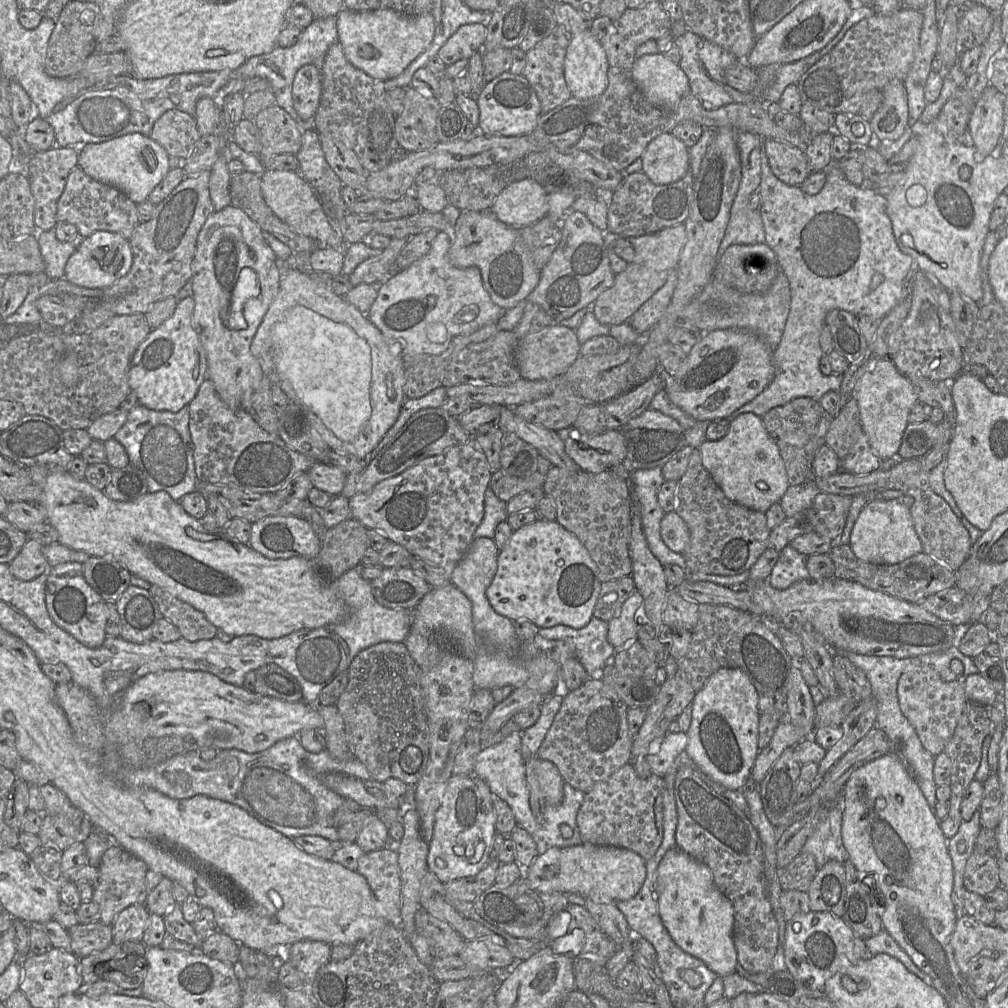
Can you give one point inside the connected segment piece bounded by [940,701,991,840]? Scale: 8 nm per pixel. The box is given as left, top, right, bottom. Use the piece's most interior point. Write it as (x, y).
(964, 749)

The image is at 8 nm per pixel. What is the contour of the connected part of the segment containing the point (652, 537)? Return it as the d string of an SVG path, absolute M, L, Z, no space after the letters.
M662 467L633 471L630 476L632 503L635 501L641 514L643 531L652 554L663 567L674 564L686 570L683 555L669 549L661 537L660 525L666 513L660 507L657 495L664 481Z

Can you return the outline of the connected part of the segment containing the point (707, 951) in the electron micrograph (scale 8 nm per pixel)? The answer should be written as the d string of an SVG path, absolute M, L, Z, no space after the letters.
M678 847L668 850L657 869L654 884L659 915L675 944L700 959L723 978L736 971L737 952L733 940L734 908L717 888L710 868Z

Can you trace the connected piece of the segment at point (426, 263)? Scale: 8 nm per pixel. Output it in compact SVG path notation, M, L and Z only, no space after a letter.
M439 231L424 256L377 285L377 297L367 312L367 317L386 337L402 344L403 356L440 355L449 347L454 337L467 336L486 325L496 324L506 311L491 299L478 267L460 269L451 264L450 246L451 233Z

